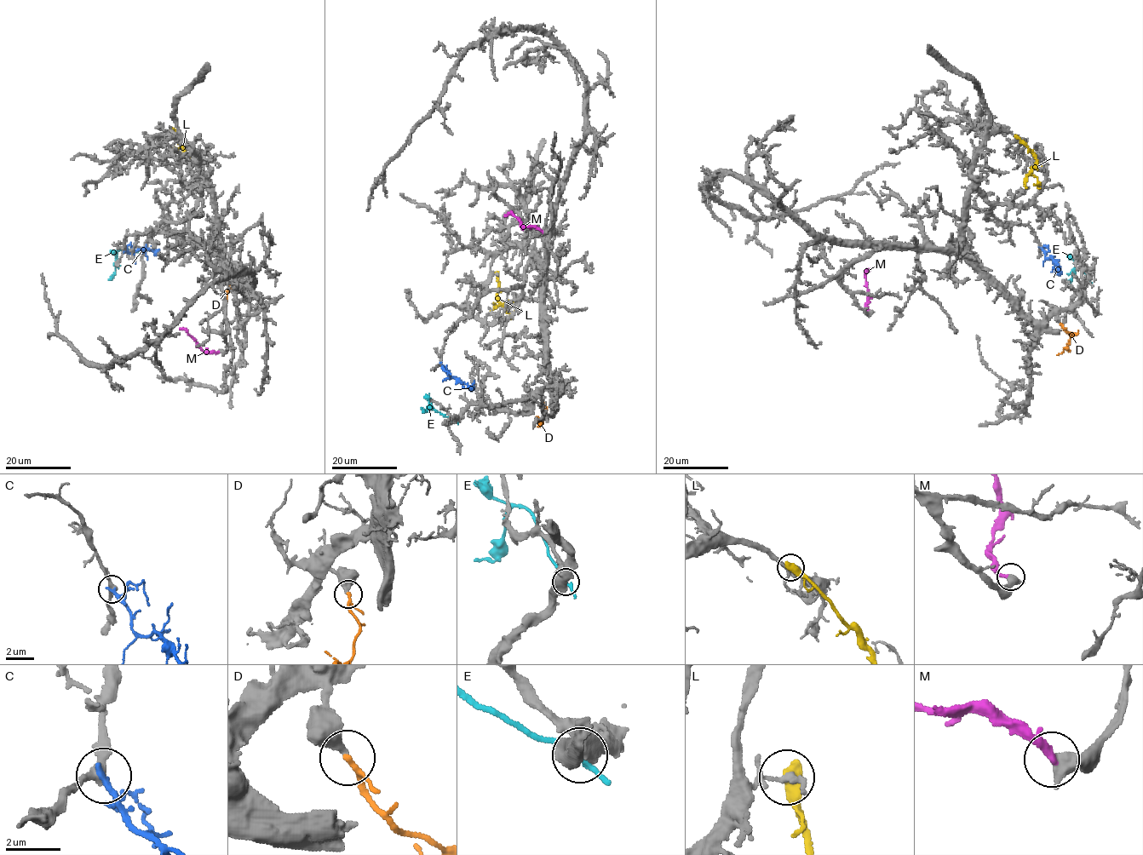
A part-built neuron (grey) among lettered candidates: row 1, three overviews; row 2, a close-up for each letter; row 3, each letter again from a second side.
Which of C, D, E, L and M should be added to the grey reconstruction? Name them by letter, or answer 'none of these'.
M

